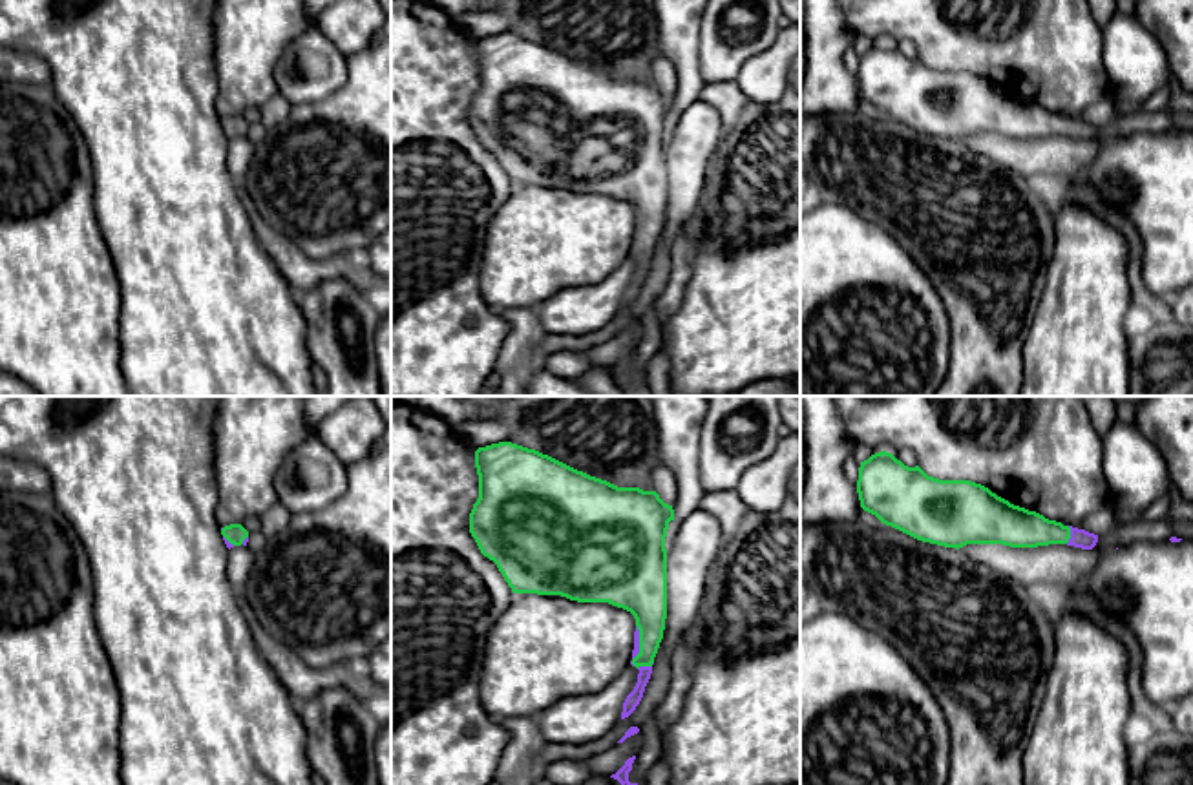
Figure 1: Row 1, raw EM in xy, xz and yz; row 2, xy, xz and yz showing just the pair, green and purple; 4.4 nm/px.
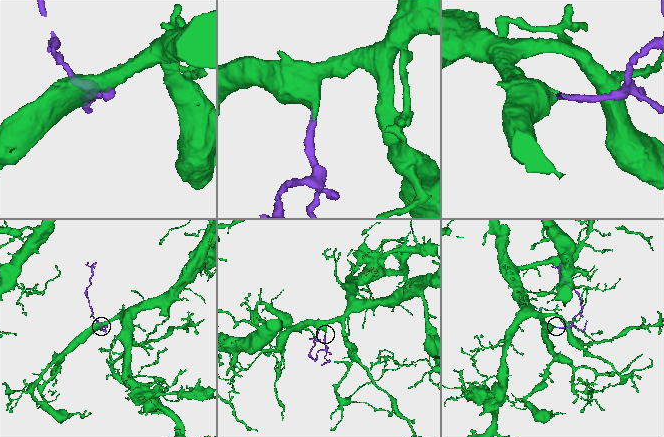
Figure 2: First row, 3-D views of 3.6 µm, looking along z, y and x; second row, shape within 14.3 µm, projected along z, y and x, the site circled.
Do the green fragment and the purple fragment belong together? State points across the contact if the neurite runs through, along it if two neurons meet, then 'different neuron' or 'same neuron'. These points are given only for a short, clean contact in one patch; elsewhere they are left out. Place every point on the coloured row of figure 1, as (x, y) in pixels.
runs through yz (1014, 526), (1069, 535), (1082, 539); same neuron

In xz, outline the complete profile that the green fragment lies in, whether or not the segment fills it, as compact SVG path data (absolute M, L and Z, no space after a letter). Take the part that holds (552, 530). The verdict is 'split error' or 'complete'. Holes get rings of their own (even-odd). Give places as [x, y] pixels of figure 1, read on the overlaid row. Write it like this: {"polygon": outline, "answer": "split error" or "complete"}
{"polygon": "M512 442L475 451L479 498L470 533L493 560L513 593L561 595L577 602L608 602L636 619L630 665L639 670L621 719L639 705L652 674L667 619L667 550L672 506L656 491L618 487L548 455Z", "answer": "split error"}

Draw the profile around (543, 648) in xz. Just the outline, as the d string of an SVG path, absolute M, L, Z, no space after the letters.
M515 593L491 626L482 674L480 701L490 716L535 717L568 696L607 688L632 661L636 619L608 602L577 602L561 595Z

